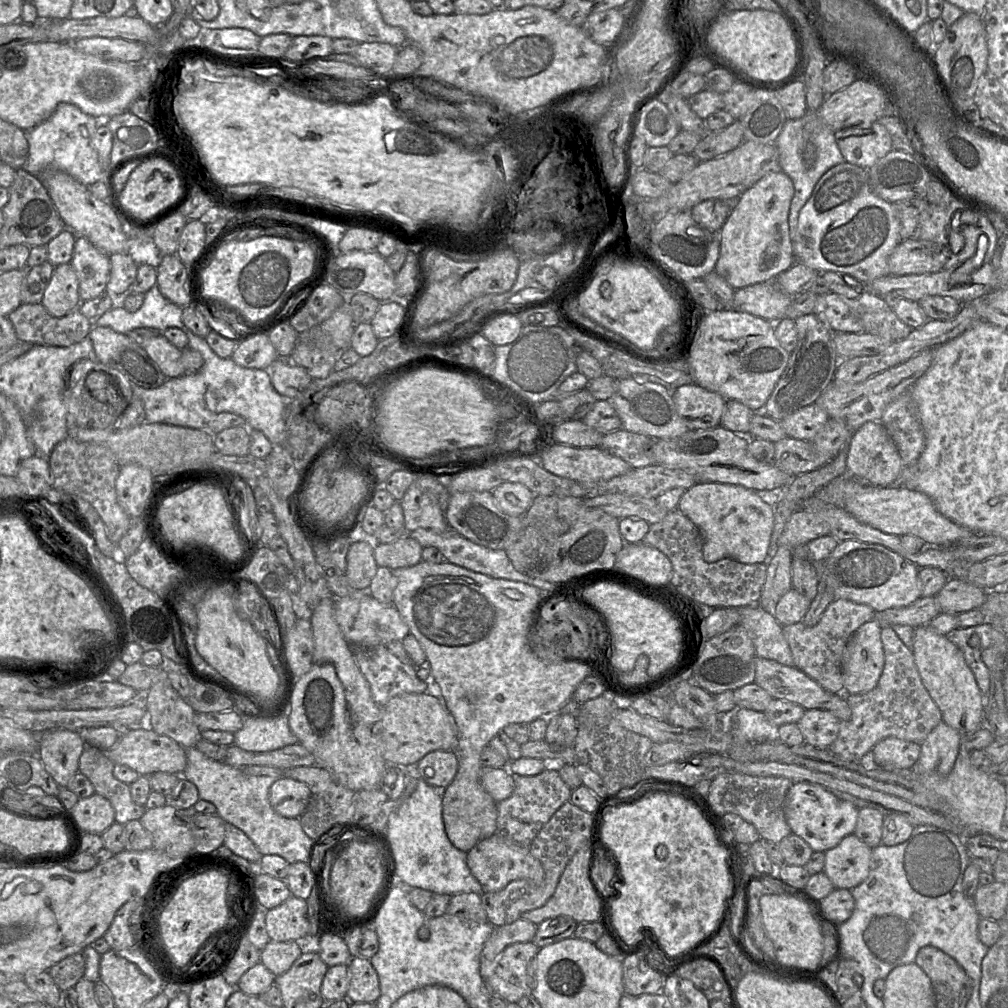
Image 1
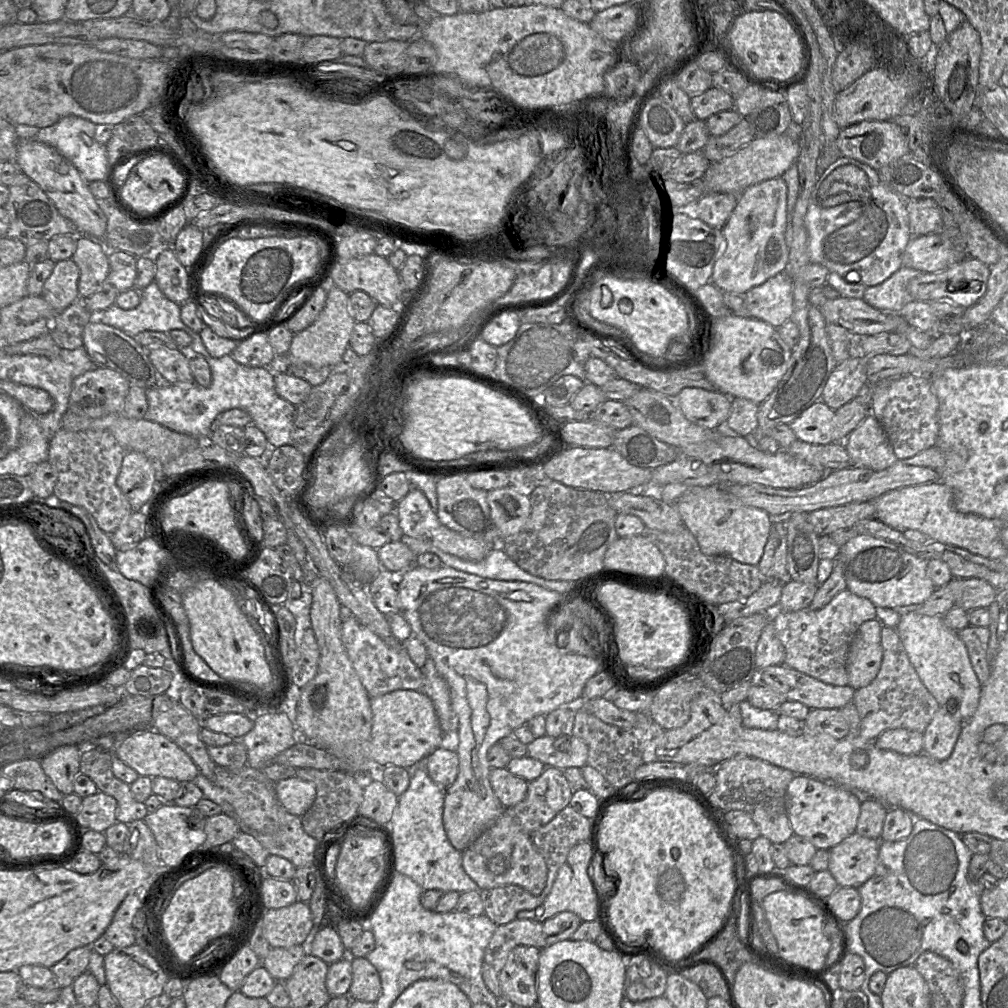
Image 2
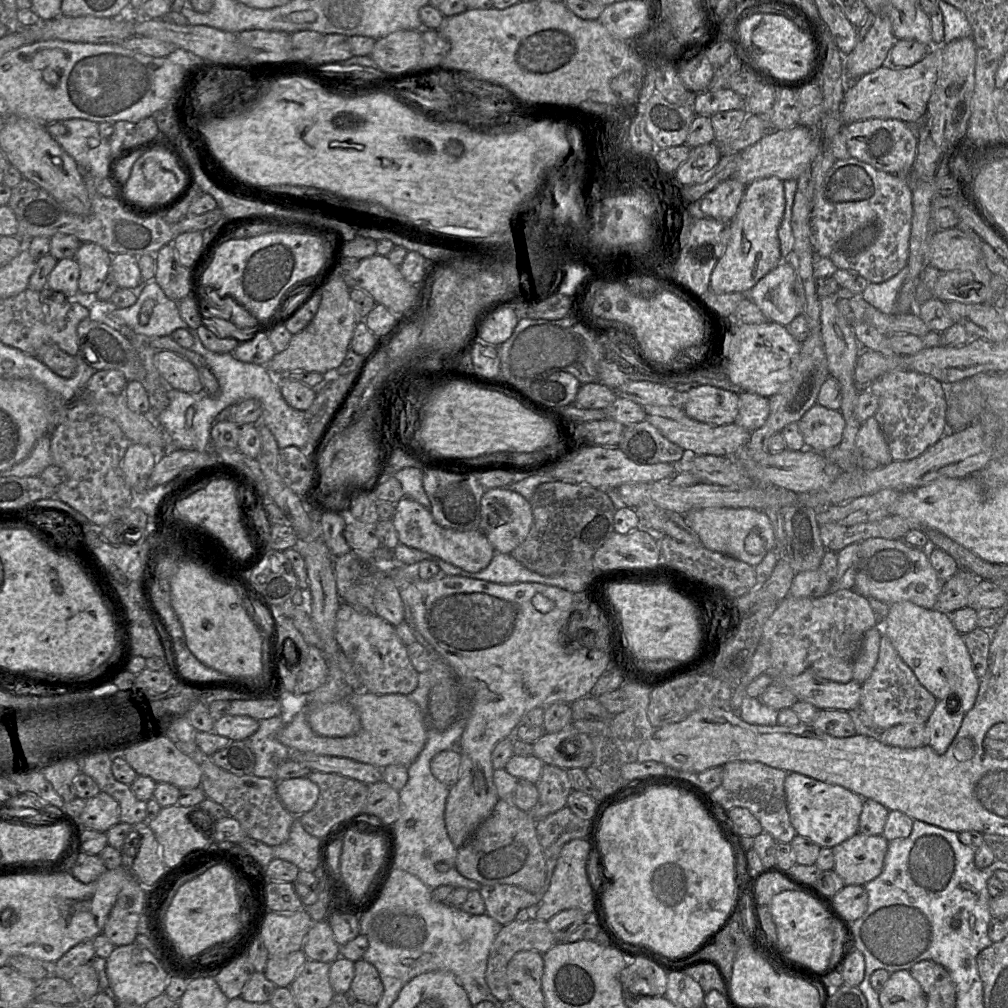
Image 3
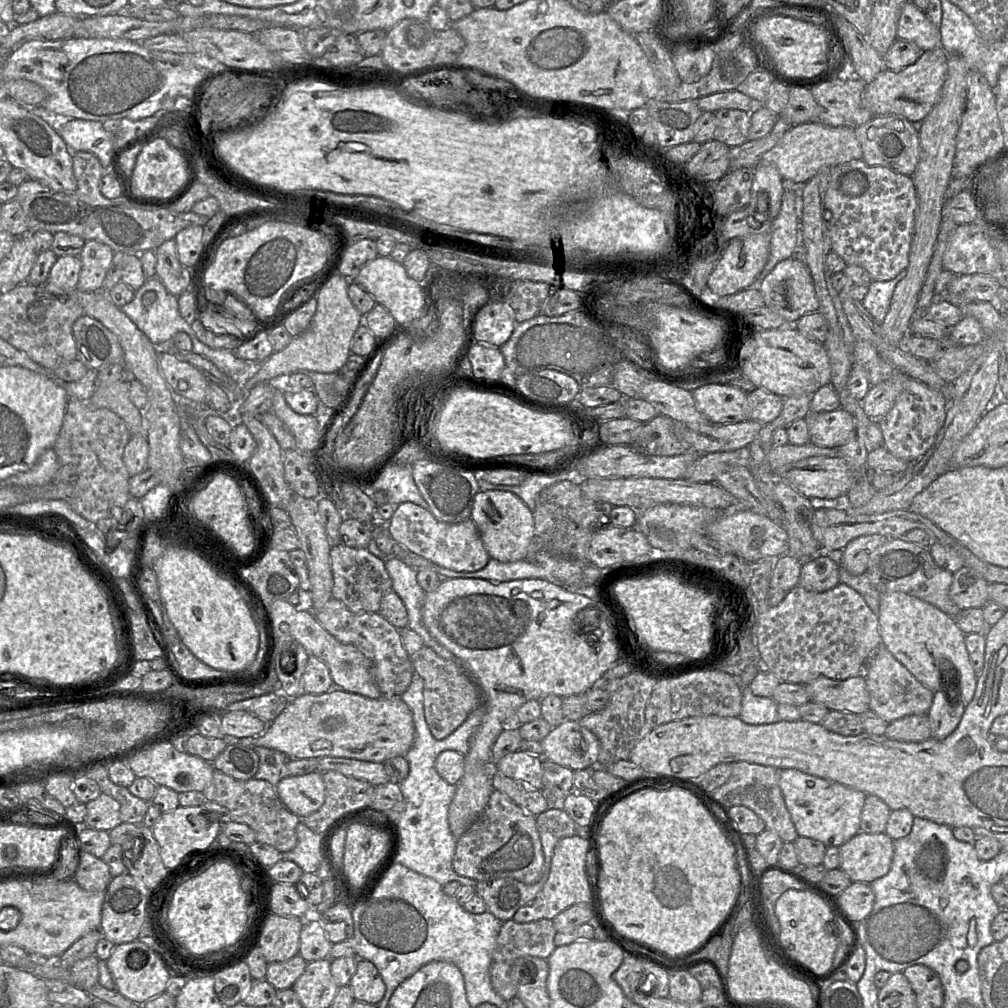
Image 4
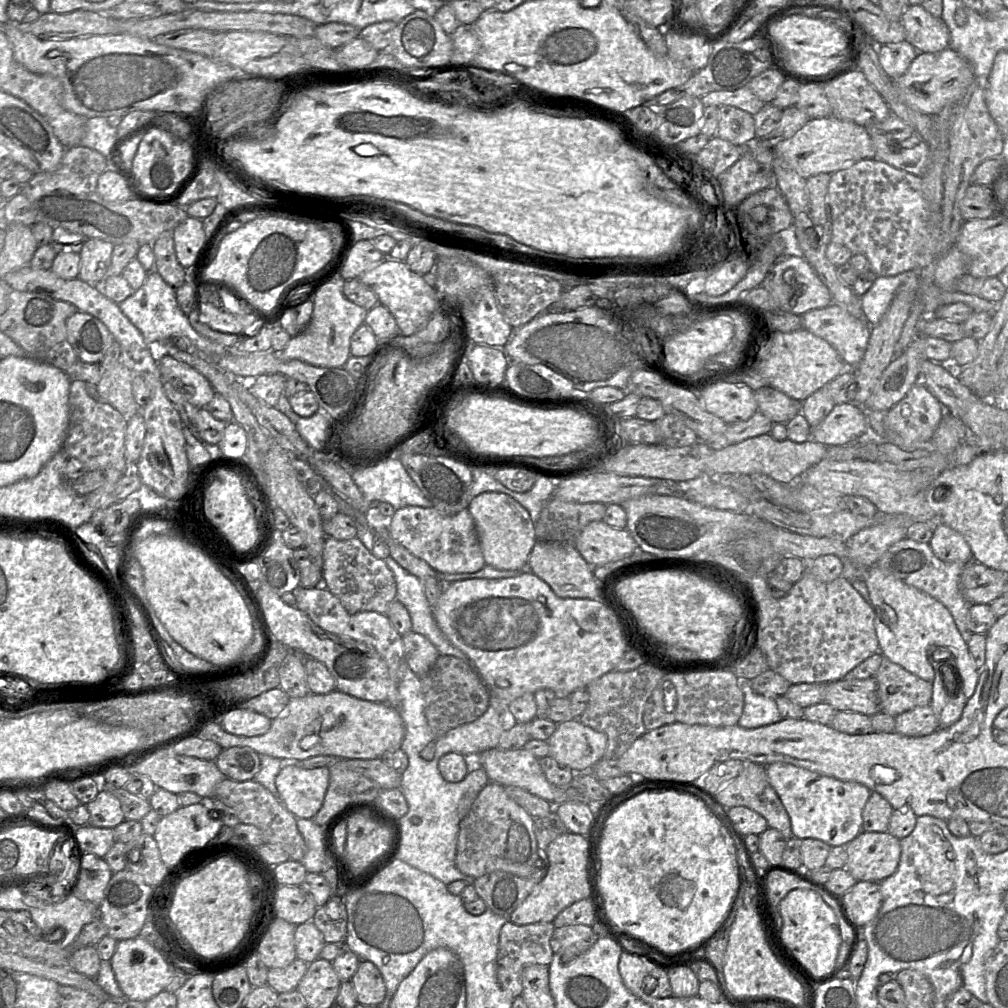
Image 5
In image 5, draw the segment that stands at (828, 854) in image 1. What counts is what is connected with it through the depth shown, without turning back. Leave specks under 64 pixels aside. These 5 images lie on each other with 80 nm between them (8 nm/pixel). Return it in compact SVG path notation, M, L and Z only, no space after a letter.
M861 831L852 841L846 845L847 862L845 869L857 881L882 882L897 870L900 856L900 839L889 832Z

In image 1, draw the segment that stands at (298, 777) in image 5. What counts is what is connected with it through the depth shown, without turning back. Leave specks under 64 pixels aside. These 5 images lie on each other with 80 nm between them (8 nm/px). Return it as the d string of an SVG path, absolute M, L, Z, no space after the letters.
M282 775L270 786L269 801L276 813L287 818L299 818L311 797L310 787L299 780Z

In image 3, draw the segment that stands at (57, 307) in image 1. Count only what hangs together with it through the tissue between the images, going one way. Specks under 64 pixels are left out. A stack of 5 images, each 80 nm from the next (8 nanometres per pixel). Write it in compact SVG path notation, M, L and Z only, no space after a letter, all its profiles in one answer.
M74 258L58 260L46 285L50 293L63 294L67 299L80 298L78 280L80 268Z

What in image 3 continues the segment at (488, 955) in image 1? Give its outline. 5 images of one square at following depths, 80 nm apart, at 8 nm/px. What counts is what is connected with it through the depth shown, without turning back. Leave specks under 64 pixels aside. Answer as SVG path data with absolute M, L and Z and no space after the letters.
M514 920L503 925L496 936L488 958L486 981L492 994L501 1002L510 999L510 993L507 986L507 967L512 957L520 951L535 950L545 954L556 944L556 939L549 929L548 921L544 920Z

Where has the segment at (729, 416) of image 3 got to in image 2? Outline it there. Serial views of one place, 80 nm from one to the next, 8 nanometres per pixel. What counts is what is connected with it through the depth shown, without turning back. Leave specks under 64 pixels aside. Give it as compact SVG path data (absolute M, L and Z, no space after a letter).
M685 387L677 395L677 406L692 423L707 429L726 425L731 397L719 390Z

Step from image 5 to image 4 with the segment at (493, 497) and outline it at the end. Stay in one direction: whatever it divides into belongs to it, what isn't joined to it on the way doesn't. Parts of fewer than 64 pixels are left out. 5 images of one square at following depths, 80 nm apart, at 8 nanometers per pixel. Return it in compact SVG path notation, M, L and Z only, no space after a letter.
M500 490L479 491L474 497L471 519L479 530L490 558L500 562L527 559L535 522L533 512L517 495Z

